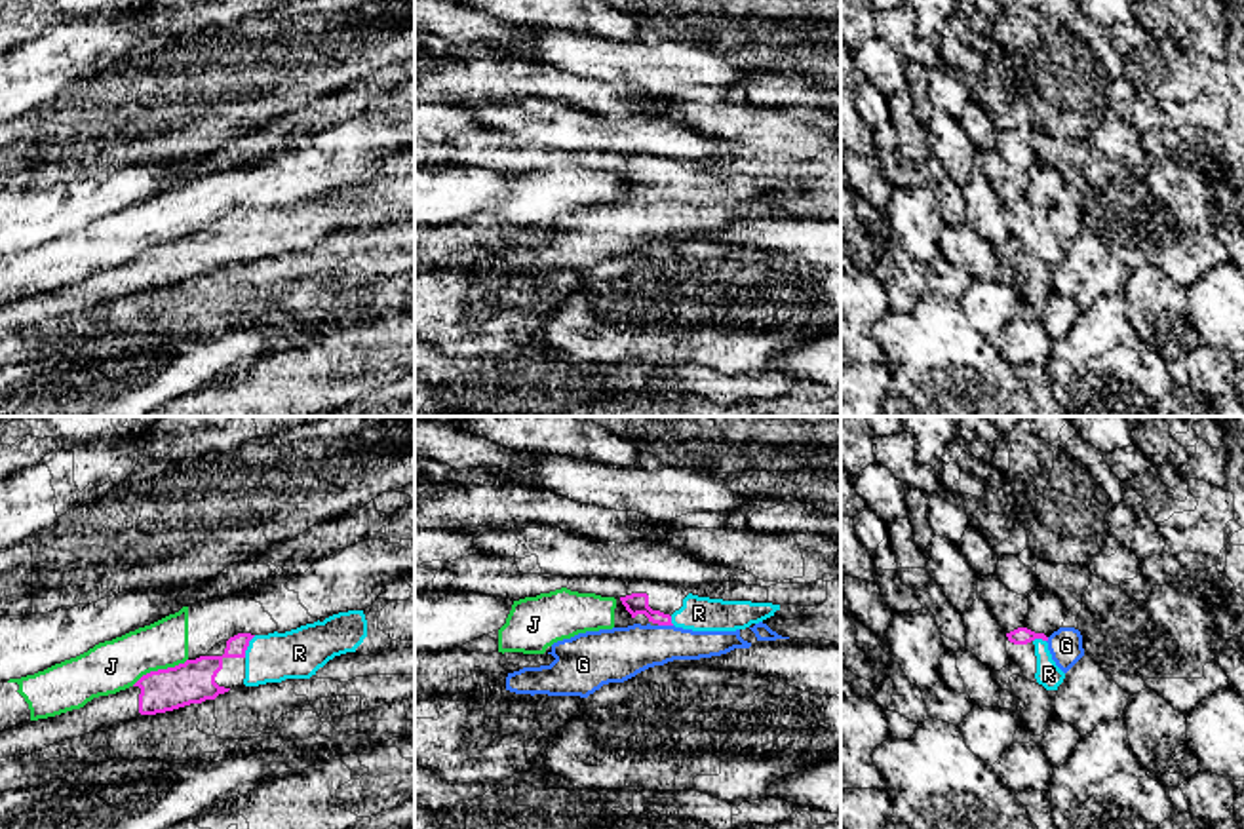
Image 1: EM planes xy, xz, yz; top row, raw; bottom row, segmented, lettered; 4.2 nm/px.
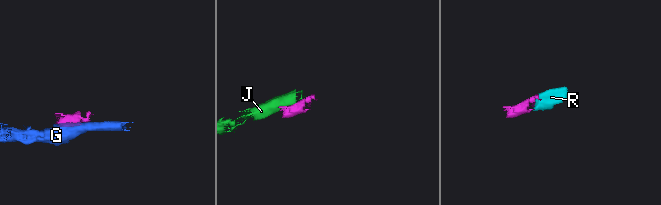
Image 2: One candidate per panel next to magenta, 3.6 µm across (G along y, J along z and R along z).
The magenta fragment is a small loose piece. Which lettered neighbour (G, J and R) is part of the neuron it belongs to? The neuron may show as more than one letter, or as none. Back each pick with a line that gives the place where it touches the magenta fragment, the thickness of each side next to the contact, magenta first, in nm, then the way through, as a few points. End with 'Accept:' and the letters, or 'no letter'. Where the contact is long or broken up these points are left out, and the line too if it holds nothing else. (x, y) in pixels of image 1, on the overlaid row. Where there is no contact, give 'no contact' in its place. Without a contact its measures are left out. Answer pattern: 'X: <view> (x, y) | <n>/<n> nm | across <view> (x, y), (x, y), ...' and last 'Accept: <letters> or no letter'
R: xy (248, 645) | 140/200 nm | across xy (198, 675), (236, 647), (248, 645), (261, 653), (299, 653)
Accept: R

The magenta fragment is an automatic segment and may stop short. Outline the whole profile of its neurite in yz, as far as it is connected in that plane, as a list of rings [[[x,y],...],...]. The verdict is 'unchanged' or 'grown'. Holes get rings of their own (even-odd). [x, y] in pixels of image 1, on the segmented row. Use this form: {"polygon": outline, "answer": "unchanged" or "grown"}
{"polygon": [[[1018,627],[1010,633],[1006,633],[1008,641],[1014,645],[1035,645],[1035,656],[1037,656],[1037,673],[1035,679],[1039,684],[1042,684],[1046,690],[1058,690],[1058,686],[1063,683],[1065,673],[1056,665],[1052,660],[1052,654],[1048,650],[1048,637],[1044,633],[1035,633],[1027,627]]], "answer": "grown"}

